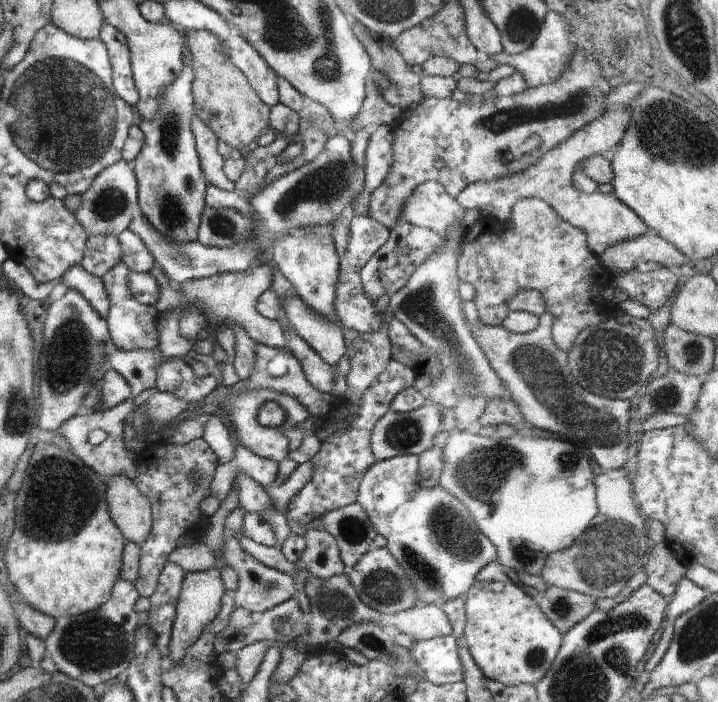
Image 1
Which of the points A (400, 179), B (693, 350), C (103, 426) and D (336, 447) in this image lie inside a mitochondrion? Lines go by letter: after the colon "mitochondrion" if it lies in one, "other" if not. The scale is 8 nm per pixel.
A: other
B: mitochondrion
C: other
D: other

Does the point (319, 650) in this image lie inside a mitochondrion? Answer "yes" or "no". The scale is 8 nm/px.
no

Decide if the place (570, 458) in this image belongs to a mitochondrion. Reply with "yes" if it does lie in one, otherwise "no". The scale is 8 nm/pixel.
yes

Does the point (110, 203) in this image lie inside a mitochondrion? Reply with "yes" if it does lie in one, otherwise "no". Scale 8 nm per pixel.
yes

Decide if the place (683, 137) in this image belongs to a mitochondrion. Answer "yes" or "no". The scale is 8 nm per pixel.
yes

